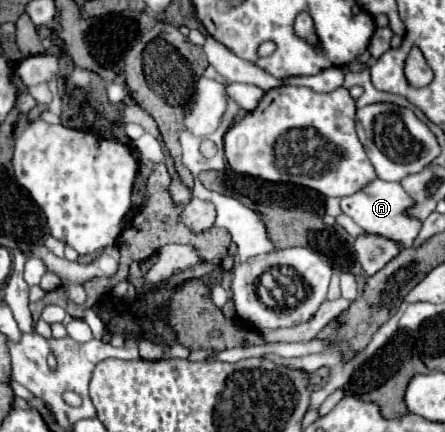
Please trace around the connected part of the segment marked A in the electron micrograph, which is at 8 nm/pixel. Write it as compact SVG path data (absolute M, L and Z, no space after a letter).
M373 179L357 193L341 199L341 211L345 215L349 215L361 229L365 229L369 233L393 237L395 241L399 241L405 247L409 247L413 243L413 239L417 237L417 233L421 229L419 221L405 215L407 207L411 207L411 197L403 191L403 187L399 183L389 183L383 179Z

